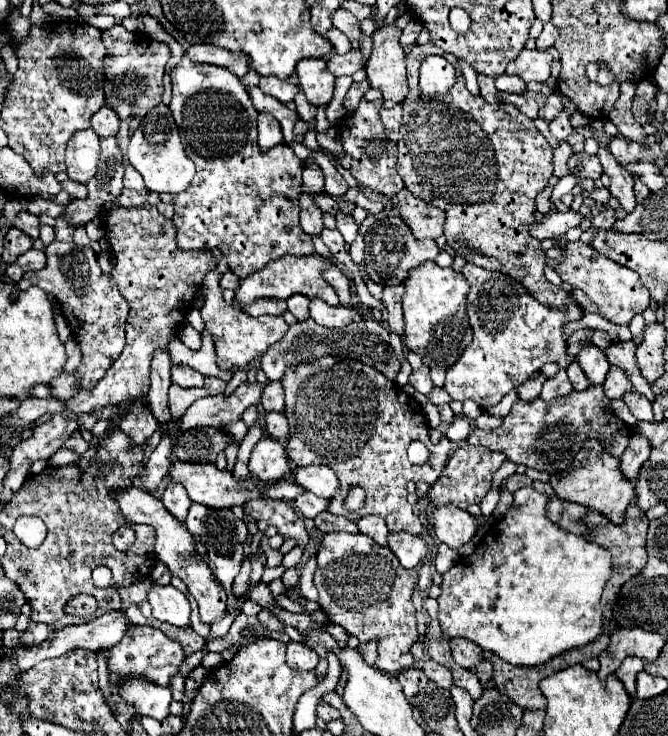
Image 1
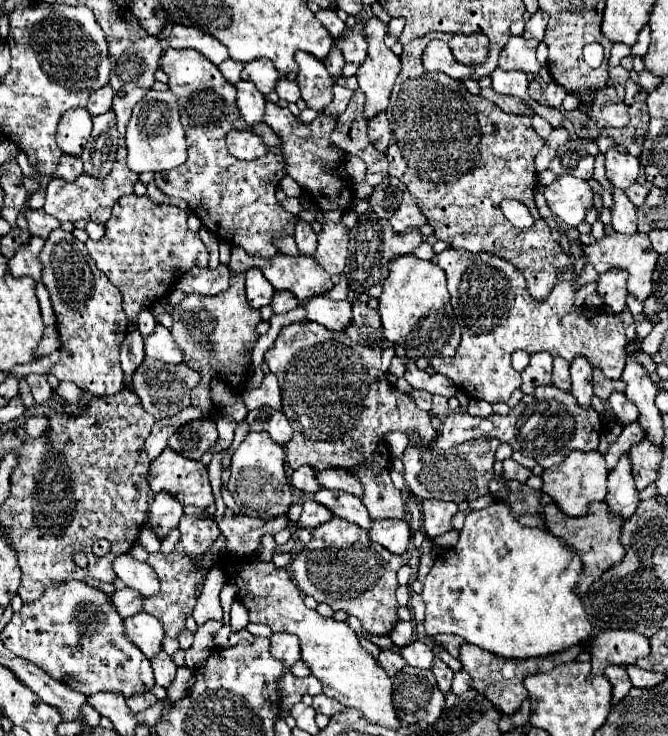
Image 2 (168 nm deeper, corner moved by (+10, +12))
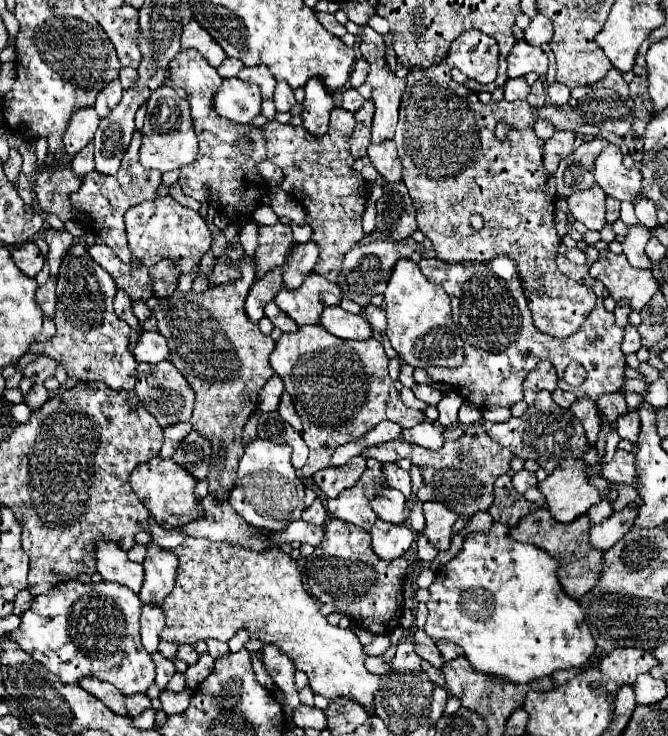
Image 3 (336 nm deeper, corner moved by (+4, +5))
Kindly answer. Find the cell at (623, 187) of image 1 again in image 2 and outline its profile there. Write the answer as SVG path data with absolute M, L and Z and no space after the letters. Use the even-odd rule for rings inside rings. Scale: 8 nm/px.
M608 184L608 188L614 192L614 210L612 210L612 228L616 230L616 232L620 232L620 234L636 234L638 232L638 220L636 220L636 208L634 208L634 204L626 198L626 194L624 192L620 192L618 188L612 188L610 184Z

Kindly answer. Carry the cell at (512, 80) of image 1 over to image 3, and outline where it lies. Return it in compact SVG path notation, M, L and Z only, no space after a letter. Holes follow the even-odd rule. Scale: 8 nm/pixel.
M516 77L516 79L508 79L504 85L504 99L506 101L518 101L518 99L526 99L530 95L530 85L524 77Z

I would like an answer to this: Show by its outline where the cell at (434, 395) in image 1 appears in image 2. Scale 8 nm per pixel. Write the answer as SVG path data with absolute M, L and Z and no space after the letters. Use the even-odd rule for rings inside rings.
M414 390L410 396L414 398L414 402L416 402L416 406L418 406L420 410L430 412L430 406L432 406L432 396L430 396L428 392L418 392L418 390Z

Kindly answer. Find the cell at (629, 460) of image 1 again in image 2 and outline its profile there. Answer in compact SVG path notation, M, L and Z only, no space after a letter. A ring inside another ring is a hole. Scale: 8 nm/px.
M626 454L620 458L618 468L608 476L608 494L604 502L608 506L608 514L618 516L622 520L632 516L632 512L640 502Z

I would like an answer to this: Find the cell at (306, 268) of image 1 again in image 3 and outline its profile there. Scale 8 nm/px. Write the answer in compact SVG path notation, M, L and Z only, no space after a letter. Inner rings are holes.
M312 271L296 291L280 287L276 295L276 305L286 311L298 325L318 323L320 313L328 305L338 305L342 291L336 283L330 283Z

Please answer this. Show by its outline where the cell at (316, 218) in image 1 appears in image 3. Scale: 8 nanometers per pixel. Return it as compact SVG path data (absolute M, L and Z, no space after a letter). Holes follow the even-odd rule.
M314 241L298 243L292 251L290 263L284 267L284 283L286 287L294 289L300 287L304 277L314 269L314 263L318 261L318 245Z

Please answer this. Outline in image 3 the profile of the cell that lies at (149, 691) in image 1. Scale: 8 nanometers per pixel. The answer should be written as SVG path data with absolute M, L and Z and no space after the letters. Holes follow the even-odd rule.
M66 581L56 585L46 595L38 595L32 599L30 609L22 615L20 627L10 635L14 643L18 643L28 655L32 655L38 663L48 667L62 683L78 685L84 677L96 677L102 681L112 683L124 695L132 693L146 693L150 685L154 685L154 661L140 645L140 599L128 587L118 583L80 583L80 581Z

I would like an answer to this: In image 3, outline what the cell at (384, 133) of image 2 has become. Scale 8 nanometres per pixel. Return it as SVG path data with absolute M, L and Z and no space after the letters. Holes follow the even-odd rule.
M386 139L386 143L370 143L368 147L368 157L372 161L372 165L376 167L376 171L388 181L388 183L396 183L400 181L400 159L394 147L392 139Z

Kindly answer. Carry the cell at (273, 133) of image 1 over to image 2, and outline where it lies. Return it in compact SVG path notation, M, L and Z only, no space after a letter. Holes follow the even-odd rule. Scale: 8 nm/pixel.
M240 80L234 84L236 88L236 106L240 116L246 120L246 124L256 124L264 120L264 96L256 90L256 86L250 80Z

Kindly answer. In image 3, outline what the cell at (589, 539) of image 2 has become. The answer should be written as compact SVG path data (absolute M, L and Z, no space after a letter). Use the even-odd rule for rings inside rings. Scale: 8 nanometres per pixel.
M538 509L538 511L522 517L518 527L510 529L510 537L516 541L532 543L532 545L548 551L560 563L558 579L562 583L562 589L572 599L578 601L582 595L586 595L588 591L594 589L598 575L602 575L604 553L590 545L590 529L592 529L592 523L590 523L588 515L580 515L572 523L558 523L558 521L554 521L554 517L550 515L548 509Z

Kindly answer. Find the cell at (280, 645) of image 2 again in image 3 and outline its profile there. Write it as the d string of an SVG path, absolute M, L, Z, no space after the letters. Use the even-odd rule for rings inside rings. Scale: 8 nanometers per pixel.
M264 645L262 661L264 661L266 669L270 671L274 683L284 691L284 695L286 695L286 715L290 717L294 707L300 705L298 691L294 687L294 673L296 673L294 661L274 645Z

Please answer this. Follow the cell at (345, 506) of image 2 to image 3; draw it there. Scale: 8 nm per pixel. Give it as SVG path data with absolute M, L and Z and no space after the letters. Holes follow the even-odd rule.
M368 459L368 467L362 479L352 489L342 491L336 499L328 499L328 513L336 519L370 531L370 527L376 523L376 513L370 509L368 501L382 483L386 485L386 481L382 479L382 463L376 459Z

